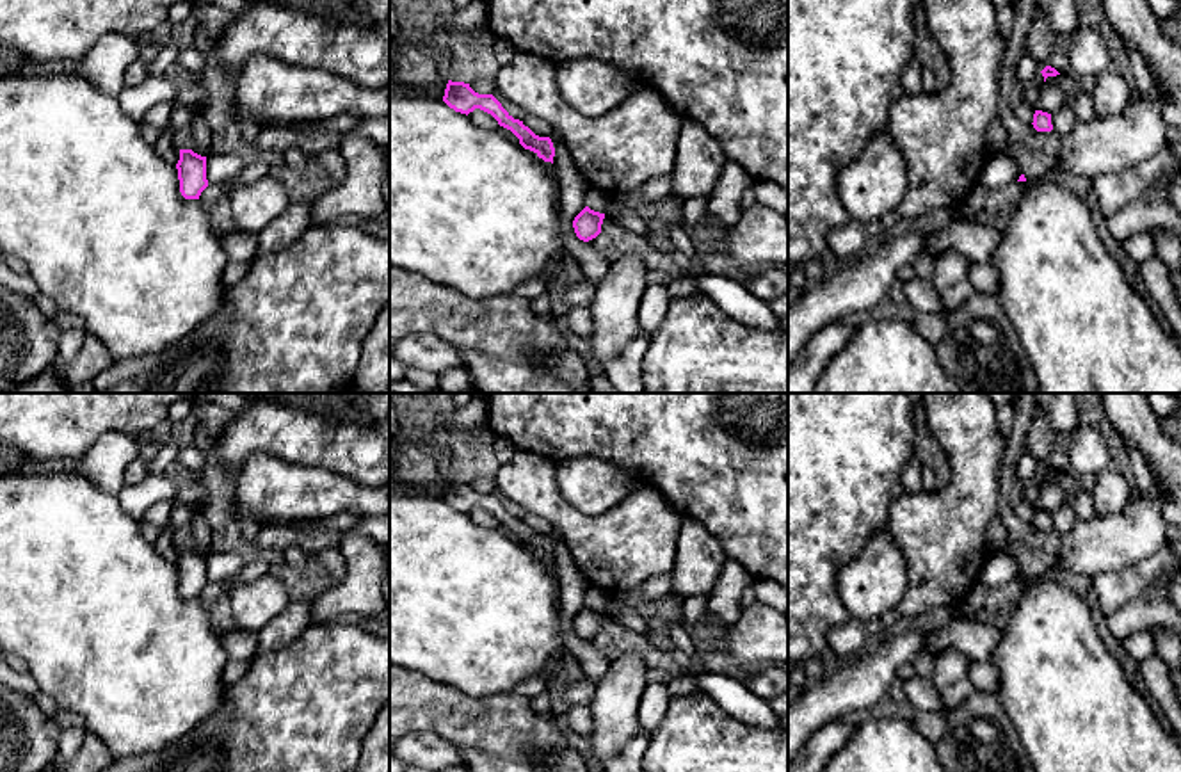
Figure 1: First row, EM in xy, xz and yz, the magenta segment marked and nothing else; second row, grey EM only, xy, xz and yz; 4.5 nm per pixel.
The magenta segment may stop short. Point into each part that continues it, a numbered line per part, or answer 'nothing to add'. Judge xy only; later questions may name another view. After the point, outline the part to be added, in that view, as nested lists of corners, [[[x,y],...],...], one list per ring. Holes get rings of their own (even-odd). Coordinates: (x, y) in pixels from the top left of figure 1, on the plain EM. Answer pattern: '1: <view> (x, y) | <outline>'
1: xy (201, 530) | [[[197,509],[194,512],[190,525],[192,525],[192,535],[194,535],[192,550],[201,555],[208,555],[210,543],[212,543],[212,528],[206,521],[205,509]]]

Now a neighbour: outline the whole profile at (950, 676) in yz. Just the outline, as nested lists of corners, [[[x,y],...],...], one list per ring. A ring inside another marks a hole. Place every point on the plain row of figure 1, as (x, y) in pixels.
[[[946,651],[936,658],[930,680],[943,699],[944,712],[959,706],[973,692],[969,667],[971,662],[957,651]]]

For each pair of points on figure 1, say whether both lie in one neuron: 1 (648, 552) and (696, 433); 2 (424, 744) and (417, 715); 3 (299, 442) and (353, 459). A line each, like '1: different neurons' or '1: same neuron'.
1: different neurons
2: different neurons
3: same neuron

